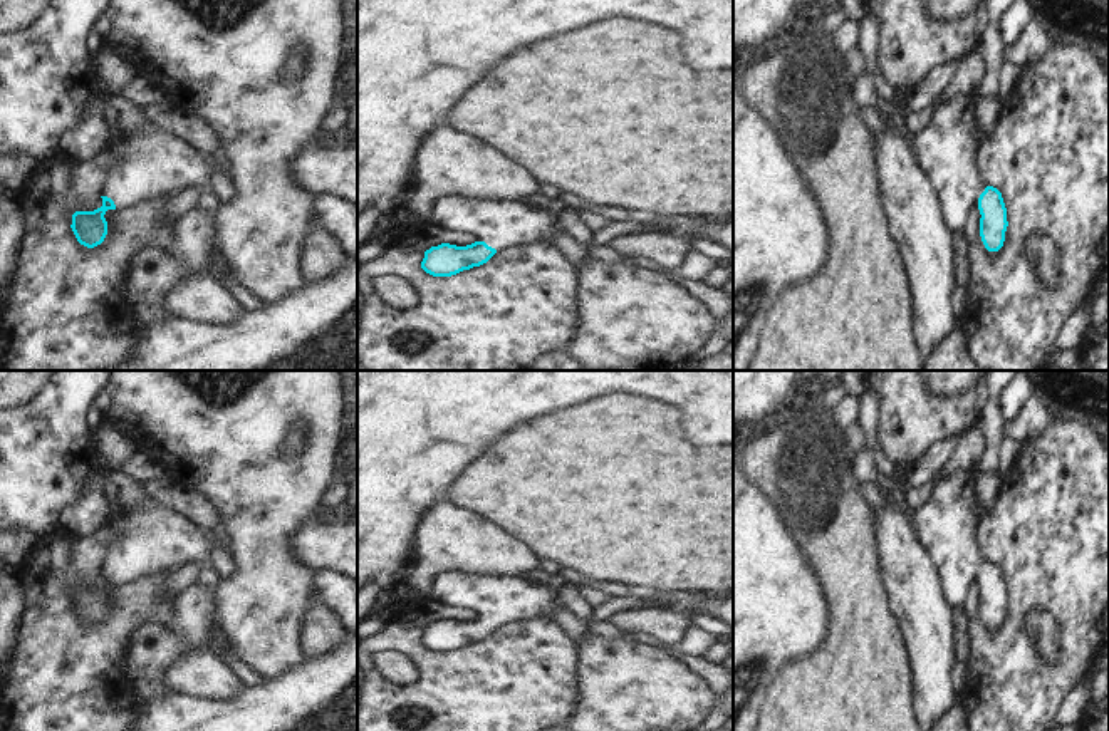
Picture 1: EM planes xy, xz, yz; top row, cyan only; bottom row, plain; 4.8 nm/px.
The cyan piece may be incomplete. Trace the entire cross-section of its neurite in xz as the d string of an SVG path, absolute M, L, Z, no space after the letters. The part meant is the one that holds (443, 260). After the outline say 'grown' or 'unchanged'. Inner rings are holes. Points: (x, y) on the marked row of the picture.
M443 196L431 205L431 223L468 233L476 241L431 246L421 268L433 277L456 275L487 263L502 248L549 241L554 221L555 211L534 210L522 201Z; grown

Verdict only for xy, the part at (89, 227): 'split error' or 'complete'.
split error

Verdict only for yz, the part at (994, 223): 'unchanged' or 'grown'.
grown

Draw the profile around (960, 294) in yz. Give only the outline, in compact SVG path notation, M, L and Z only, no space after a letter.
M958 285L951 293L951 307L958 319L965 314L968 307L968 288L966 285Z

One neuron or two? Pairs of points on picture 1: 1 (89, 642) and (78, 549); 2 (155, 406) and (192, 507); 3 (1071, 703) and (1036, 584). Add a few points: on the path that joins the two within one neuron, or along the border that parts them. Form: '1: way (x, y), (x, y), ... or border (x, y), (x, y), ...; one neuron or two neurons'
1: way (66, 619), (61, 614), (61, 572); one neuron
2: border (173, 482), (198, 492), (217, 512); two neurons
3: border (1088, 679), (1079, 681), (1069, 691), (1056, 713); two neurons

